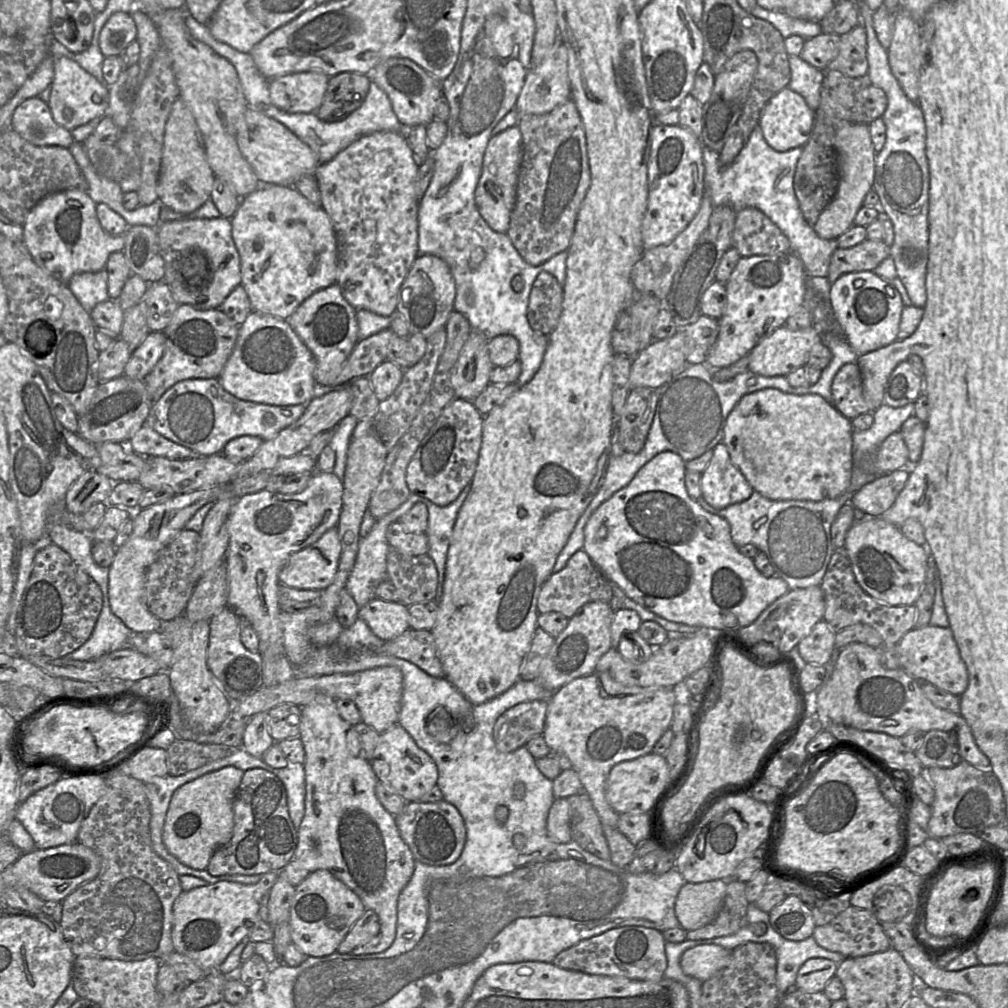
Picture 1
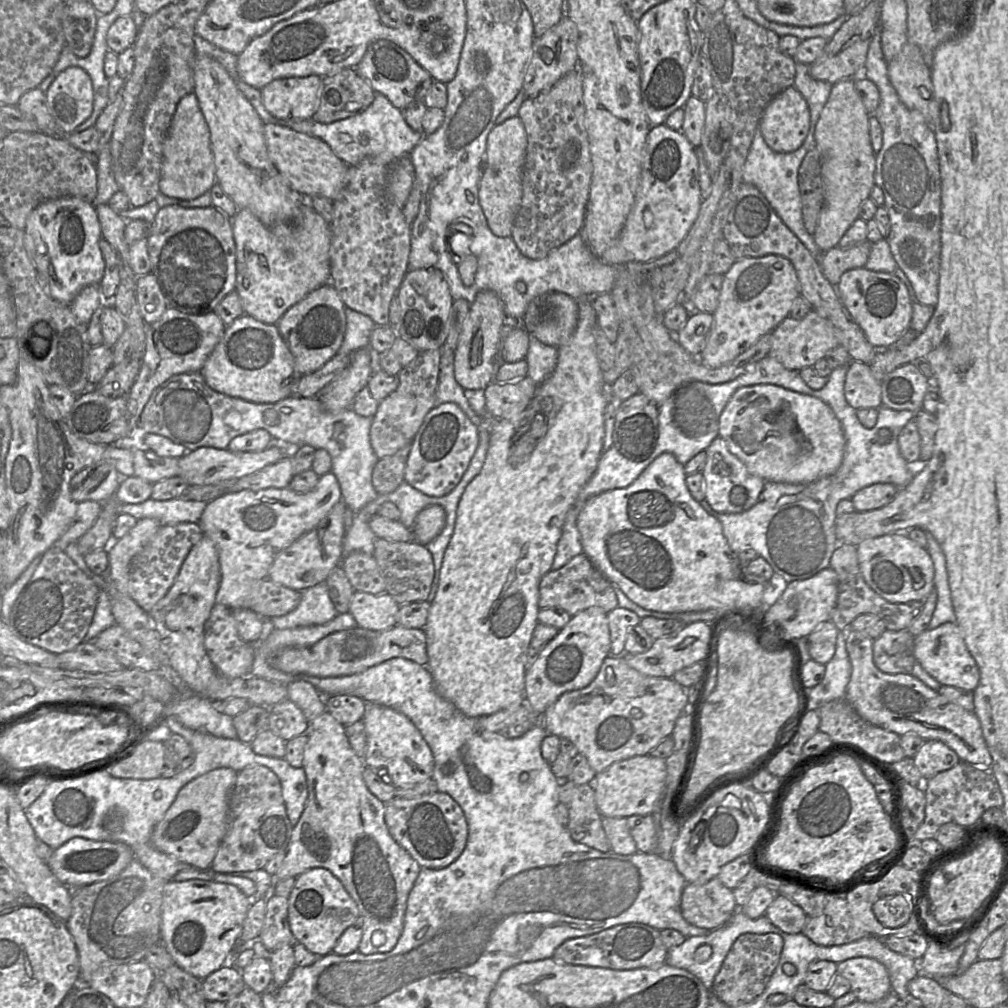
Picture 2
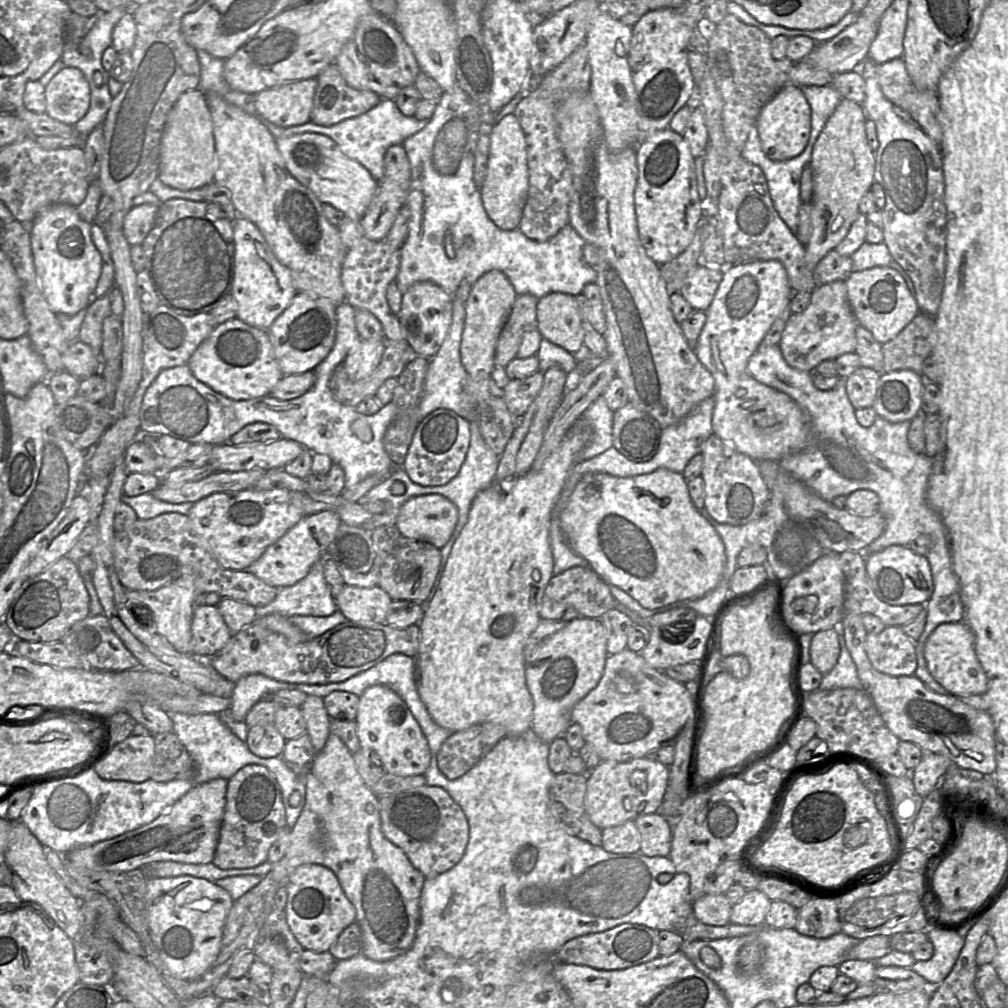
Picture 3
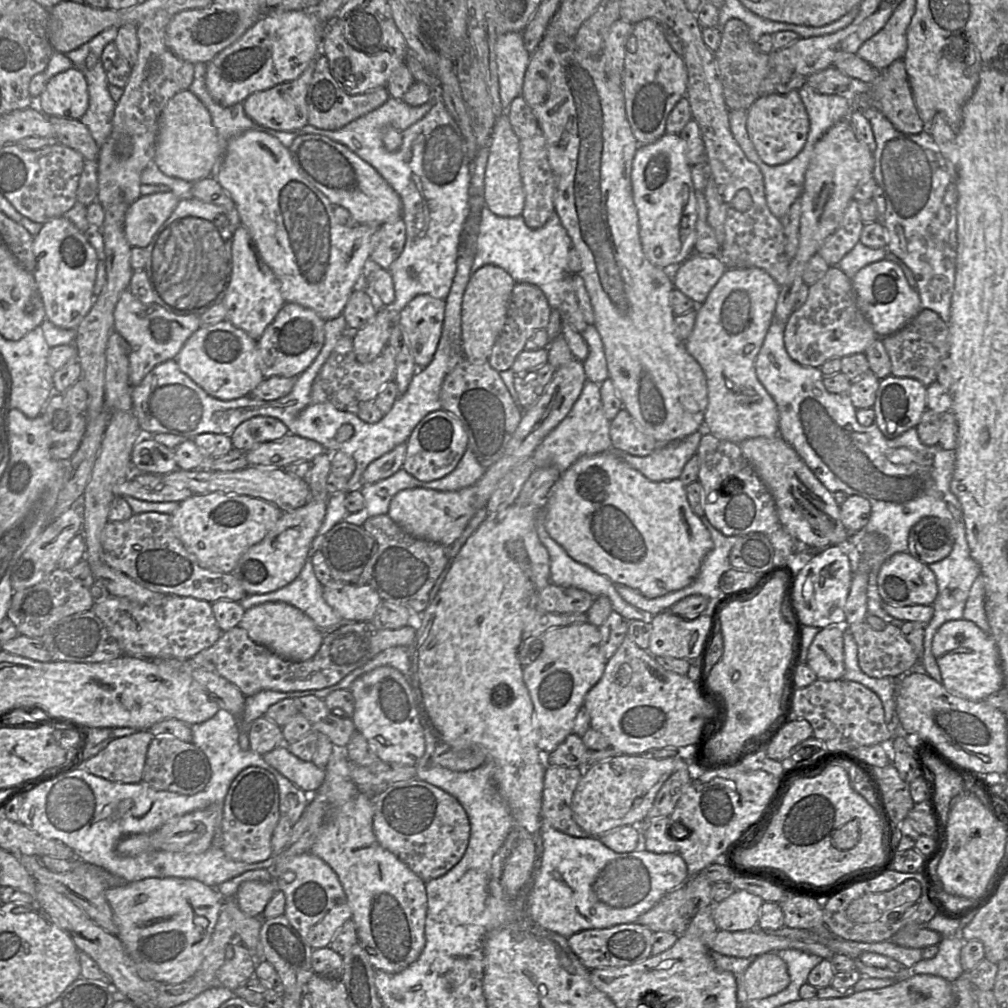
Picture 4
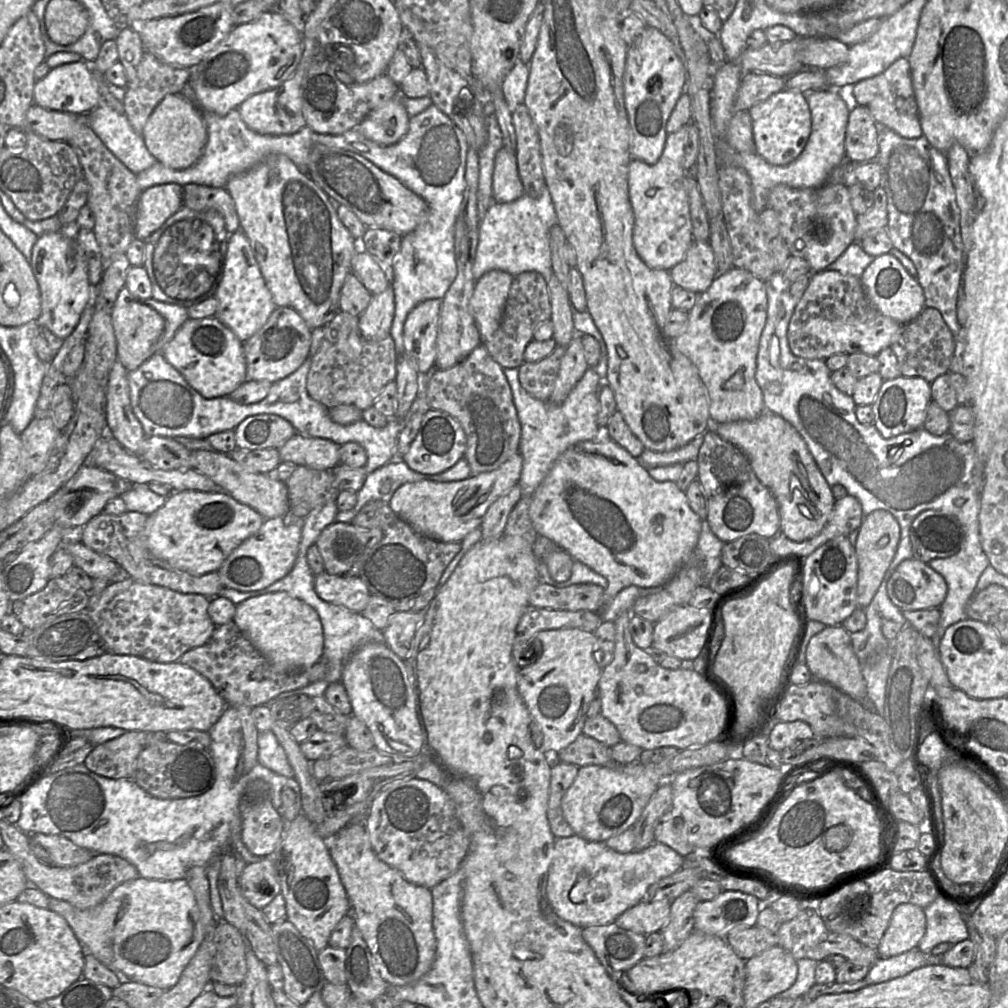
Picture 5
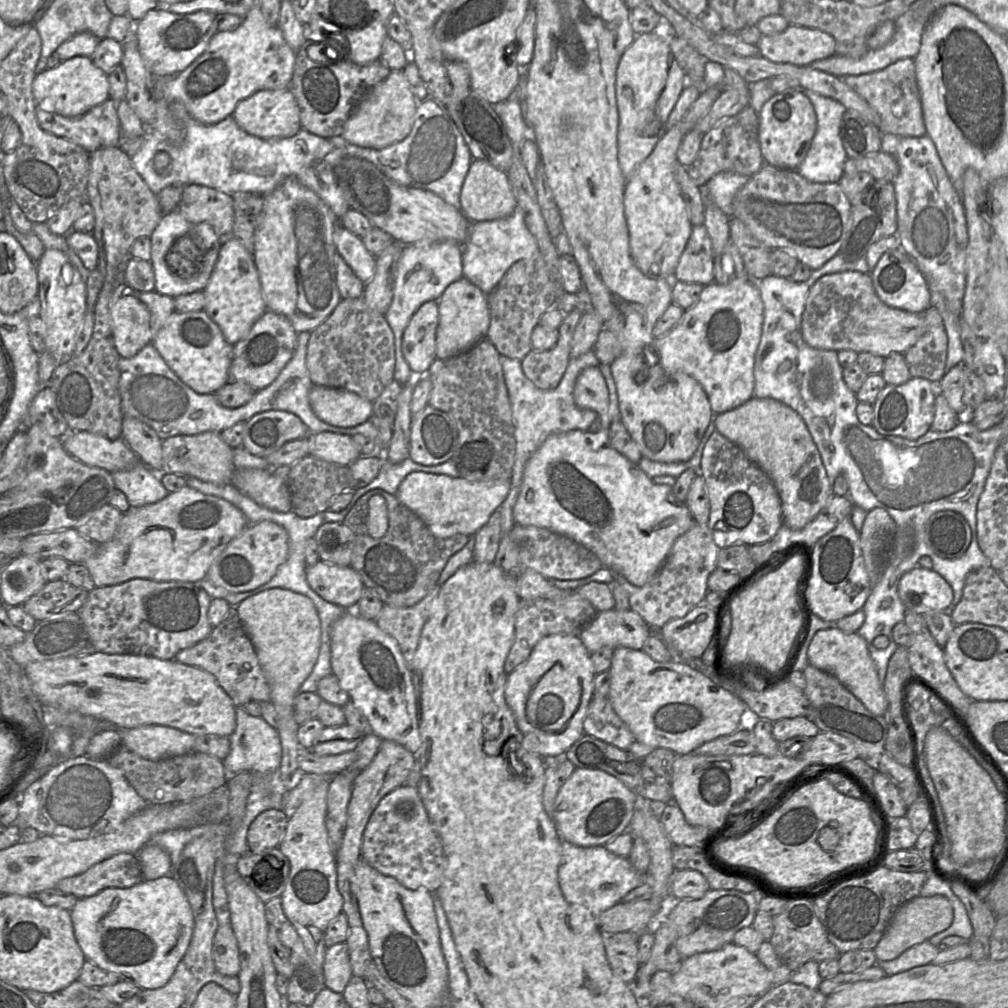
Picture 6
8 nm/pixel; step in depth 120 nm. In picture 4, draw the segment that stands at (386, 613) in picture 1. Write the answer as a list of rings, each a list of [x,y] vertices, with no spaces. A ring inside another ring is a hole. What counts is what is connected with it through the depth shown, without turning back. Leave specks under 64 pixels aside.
[[[332,580],[323,586],[326,603],[346,622],[369,622],[382,600],[368,584]]]

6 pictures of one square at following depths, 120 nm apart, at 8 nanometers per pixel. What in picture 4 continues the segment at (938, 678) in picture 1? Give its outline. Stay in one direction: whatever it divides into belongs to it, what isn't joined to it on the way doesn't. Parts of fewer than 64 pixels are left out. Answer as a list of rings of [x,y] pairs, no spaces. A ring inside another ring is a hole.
[[[950,620],[933,637],[932,652],[942,684],[951,693],[973,701],[986,699],[1004,686],[1004,675],[994,639],[969,620]]]

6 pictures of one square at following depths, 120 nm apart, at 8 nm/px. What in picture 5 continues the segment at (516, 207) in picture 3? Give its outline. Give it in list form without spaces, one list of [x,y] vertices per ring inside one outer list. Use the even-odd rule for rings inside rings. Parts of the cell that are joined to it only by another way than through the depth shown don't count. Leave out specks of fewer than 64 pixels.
[[[503,146],[494,160],[492,196],[495,203],[509,203],[524,194],[517,168],[516,152]]]

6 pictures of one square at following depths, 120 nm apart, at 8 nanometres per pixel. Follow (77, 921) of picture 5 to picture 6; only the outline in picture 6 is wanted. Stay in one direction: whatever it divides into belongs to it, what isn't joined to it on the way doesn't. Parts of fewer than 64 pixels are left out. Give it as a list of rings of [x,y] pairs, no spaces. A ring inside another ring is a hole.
[[[171,875],[163,876],[156,880],[144,880],[130,888],[108,888],[96,895],[87,898],[80,898],[70,911],[70,915],[75,938],[87,960],[92,961],[101,969],[117,975],[120,978],[120,981],[128,981],[141,989],[149,990],[161,988],[168,983],[178,963],[181,961],[188,949],[194,928],[193,914],[187,897],[178,882]]]

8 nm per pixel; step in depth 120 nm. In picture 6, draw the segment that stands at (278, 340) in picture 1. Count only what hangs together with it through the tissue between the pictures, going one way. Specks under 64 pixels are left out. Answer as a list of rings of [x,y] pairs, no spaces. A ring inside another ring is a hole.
[[[174,311],[152,344],[180,380],[198,394],[214,394],[230,381],[232,347],[205,311]]]

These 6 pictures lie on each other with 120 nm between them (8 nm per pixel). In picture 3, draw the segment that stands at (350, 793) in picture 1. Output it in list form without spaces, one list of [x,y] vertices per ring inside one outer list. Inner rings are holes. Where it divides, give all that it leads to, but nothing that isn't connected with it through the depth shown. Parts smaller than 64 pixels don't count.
[[[330,733],[324,748],[315,754],[306,767],[305,785],[305,805],[296,824],[290,829],[290,844],[285,855],[272,864],[272,870],[257,886],[234,900],[223,928],[223,947],[237,937],[245,924],[249,908],[263,899],[272,886],[287,881],[298,866],[314,863],[326,866],[335,873],[345,895],[355,906],[356,922],[362,930],[362,954],[375,961],[387,961],[405,953],[416,937],[420,921],[420,897],[426,878],[412,865],[403,850],[384,836],[379,797],[364,783],[353,754],[337,735]]]

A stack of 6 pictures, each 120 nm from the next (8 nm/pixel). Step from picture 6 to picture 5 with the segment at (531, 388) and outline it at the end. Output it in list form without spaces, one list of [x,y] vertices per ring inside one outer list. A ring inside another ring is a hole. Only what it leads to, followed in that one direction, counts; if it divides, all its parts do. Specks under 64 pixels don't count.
[[[588,367],[567,398],[560,404],[532,397],[520,384],[518,368],[503,368],[512,391],[513,402],[521,424],[519,453],[523,458],[518,484],[522,496],[532,496],[557,458],[570,446],[598,439],[603,430],[598,426],[599,392],[603,380],[593,367]]]

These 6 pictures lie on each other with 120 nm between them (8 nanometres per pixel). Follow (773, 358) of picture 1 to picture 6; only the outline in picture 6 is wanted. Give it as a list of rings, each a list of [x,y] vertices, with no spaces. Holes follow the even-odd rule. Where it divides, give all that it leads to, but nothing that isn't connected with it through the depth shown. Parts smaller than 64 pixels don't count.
[[[843,271],[819,278],[810,288],[801,320],[803,340],[811,347],[821,350],[853,350],[870,352],[887,357],[891,353],[904,354],[925,332],[923,313],[912,313],[884,304],[877,296],[870,273]]]

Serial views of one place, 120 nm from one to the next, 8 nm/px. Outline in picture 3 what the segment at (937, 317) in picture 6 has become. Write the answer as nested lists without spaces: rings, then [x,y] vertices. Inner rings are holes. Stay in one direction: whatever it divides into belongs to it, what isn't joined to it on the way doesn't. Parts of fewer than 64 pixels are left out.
[[[920,311],[894,339],[882,345],[882,373],[912,370],[922,375],[923,363],[935,343],[934,317]]]

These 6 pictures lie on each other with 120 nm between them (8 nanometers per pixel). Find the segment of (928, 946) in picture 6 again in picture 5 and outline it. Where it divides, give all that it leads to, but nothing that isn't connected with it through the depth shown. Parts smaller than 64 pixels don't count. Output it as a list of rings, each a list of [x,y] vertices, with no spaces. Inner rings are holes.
[[[918,946],[890,958],[879,958],[869,968],[864,978],[866,985],[885,982],[904,976],[911,971],[928,965],[928,955],[922,952]]]

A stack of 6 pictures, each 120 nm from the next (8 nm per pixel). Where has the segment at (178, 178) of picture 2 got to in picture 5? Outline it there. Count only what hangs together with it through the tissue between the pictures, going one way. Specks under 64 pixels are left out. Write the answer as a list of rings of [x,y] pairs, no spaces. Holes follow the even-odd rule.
[[[168,94],[148,118],[143,139],[157,162],[174,169],[184,170],[201,157],[207,142],[207,128],[199,110],[182,94]]]

